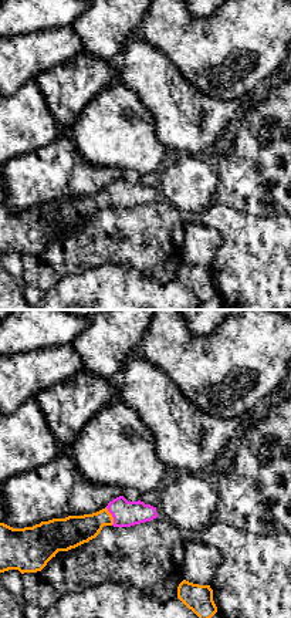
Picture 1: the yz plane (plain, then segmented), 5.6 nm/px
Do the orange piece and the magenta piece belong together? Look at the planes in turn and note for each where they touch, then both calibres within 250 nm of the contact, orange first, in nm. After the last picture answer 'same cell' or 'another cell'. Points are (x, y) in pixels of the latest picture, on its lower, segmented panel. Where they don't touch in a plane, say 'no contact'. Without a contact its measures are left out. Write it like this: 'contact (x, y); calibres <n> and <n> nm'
contact (111, 516); calibres 180 and 150 nm

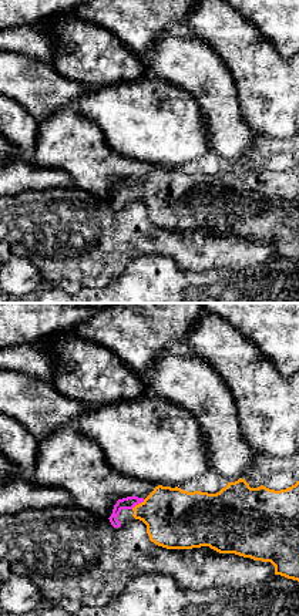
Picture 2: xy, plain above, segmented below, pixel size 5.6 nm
contact (138, 504); calibres 340 and 70 nm

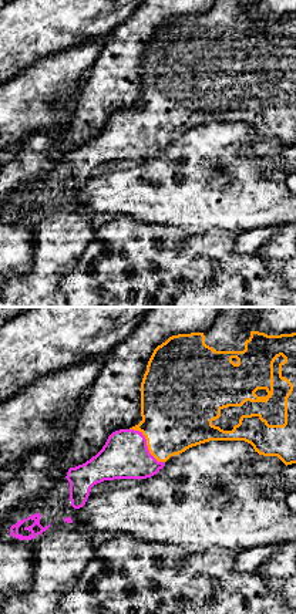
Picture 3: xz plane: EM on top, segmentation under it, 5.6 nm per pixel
contact (147, 444); calibres 400 and 260 nm

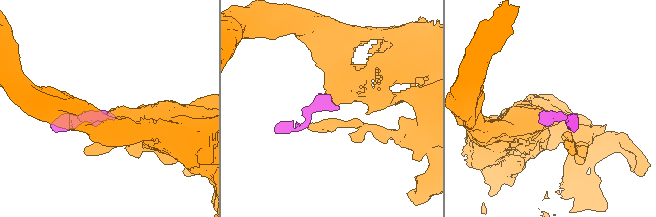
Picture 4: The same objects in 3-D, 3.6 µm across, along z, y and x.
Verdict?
same cell

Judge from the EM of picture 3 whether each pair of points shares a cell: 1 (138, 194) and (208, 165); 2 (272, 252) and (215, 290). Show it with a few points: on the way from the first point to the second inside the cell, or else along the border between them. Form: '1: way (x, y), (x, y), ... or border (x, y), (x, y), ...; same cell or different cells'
1: way (155, 192), (191, 182); same cell
2: border (254, 253), (281, 277); different cells

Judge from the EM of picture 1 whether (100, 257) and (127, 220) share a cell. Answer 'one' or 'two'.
one

